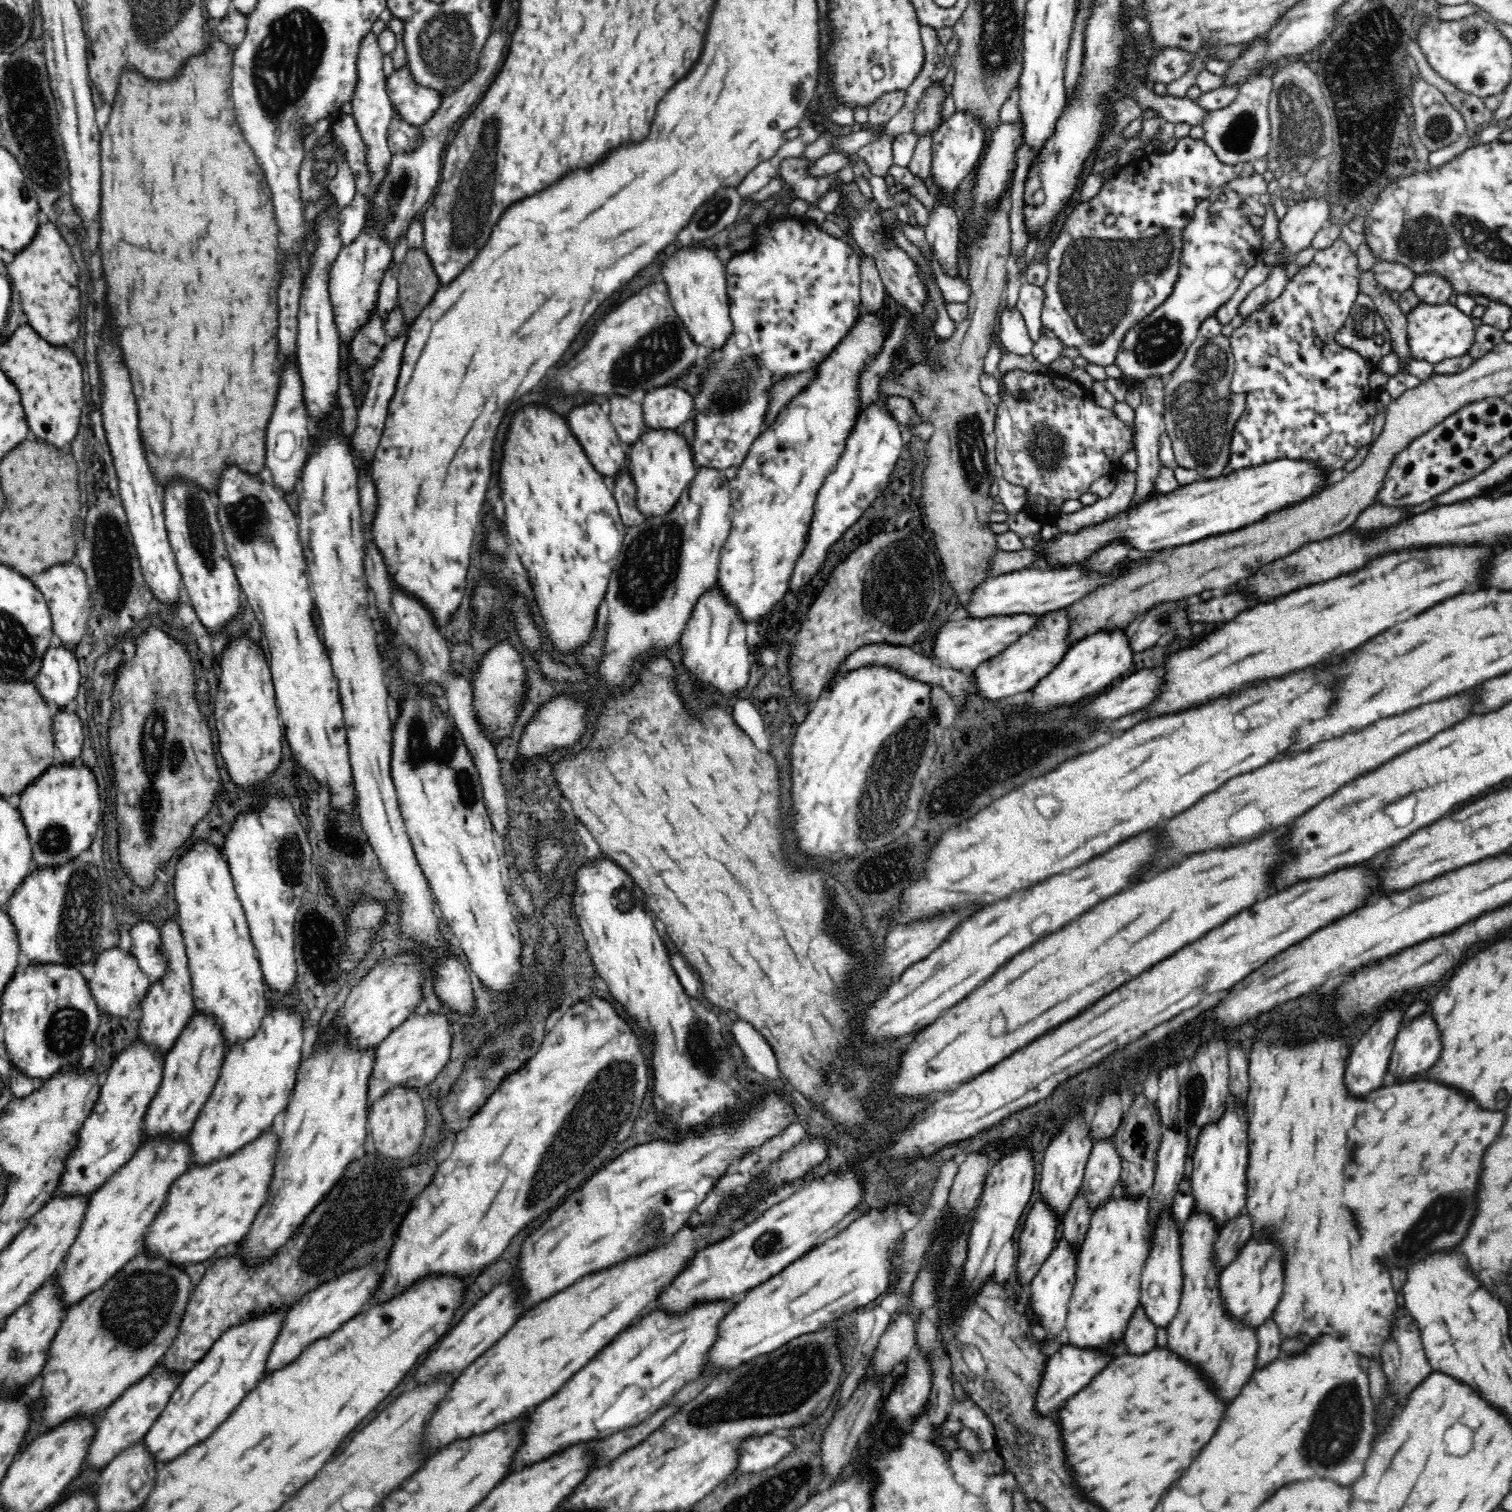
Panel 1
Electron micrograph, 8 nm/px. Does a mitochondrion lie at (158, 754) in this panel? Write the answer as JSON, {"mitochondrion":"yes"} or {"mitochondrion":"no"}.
{"mitochondrion":"yes"}

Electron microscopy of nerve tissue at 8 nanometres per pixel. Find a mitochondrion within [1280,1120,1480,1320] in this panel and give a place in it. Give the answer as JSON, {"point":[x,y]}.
{"point":[1445,1211]}

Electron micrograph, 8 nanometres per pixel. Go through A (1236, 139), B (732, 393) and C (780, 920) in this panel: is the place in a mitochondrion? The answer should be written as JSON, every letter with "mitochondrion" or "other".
{"A":"mitochondrion","B":"mitochondrion","C":"other"}

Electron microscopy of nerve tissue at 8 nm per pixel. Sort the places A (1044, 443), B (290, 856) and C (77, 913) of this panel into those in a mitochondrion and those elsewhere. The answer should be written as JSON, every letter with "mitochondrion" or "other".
{"A":"mitochondrion","B":"mitochondrion","C":"mitochondrion"}

